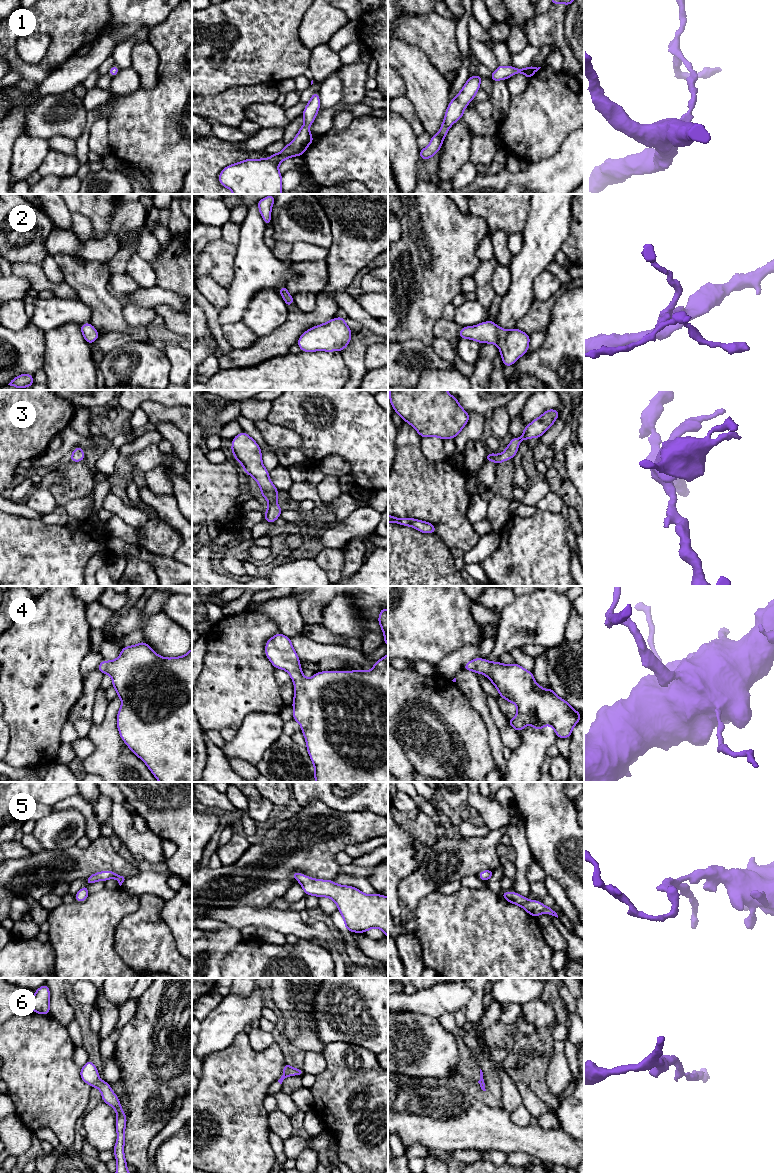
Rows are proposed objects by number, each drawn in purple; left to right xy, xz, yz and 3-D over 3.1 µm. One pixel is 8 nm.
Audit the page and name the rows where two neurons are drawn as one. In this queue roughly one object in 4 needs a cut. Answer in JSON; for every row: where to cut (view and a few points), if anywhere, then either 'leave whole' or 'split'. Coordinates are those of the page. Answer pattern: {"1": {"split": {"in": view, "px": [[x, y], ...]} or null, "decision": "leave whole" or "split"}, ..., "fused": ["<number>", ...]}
{"1": {"split": null, "decision": "leave whole"}, "2": {"split": null, "decision": "leave whole"}, "3": {"split": null, "decision": "leave whole"}, "4": {"split": null, "decision": "leave whole"}, "5": {"split": null, "decision": "leave whole"}, "6": {"split": null, "decision": "leave whole"}, "fused": []}

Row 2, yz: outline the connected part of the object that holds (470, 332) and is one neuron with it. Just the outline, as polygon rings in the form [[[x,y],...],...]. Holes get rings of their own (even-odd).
[[[492,320],[479,323],[476,326],[462,327],[460,339],[471,339],[481,344],[491,343],[500,349],[504,367],[511,366],[527,353],[530,335],[514,328],[506,330],[496,325]]]

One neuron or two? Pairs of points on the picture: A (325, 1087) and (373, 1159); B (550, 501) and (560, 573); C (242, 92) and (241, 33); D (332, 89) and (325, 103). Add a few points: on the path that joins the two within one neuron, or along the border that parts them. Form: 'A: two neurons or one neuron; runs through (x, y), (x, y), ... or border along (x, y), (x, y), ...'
A: one neuron; runs through (343, 1105), (353, 1118), (353, 1128), (358, 1141)
B: two neurons; border along (537, 508), (543, 511), (559, 513)
C: two neurons; border along (265, 84), (240, 85), (227, 89), (220, 94)
D: one neuron; runs through (331, 92), (327, 100)

